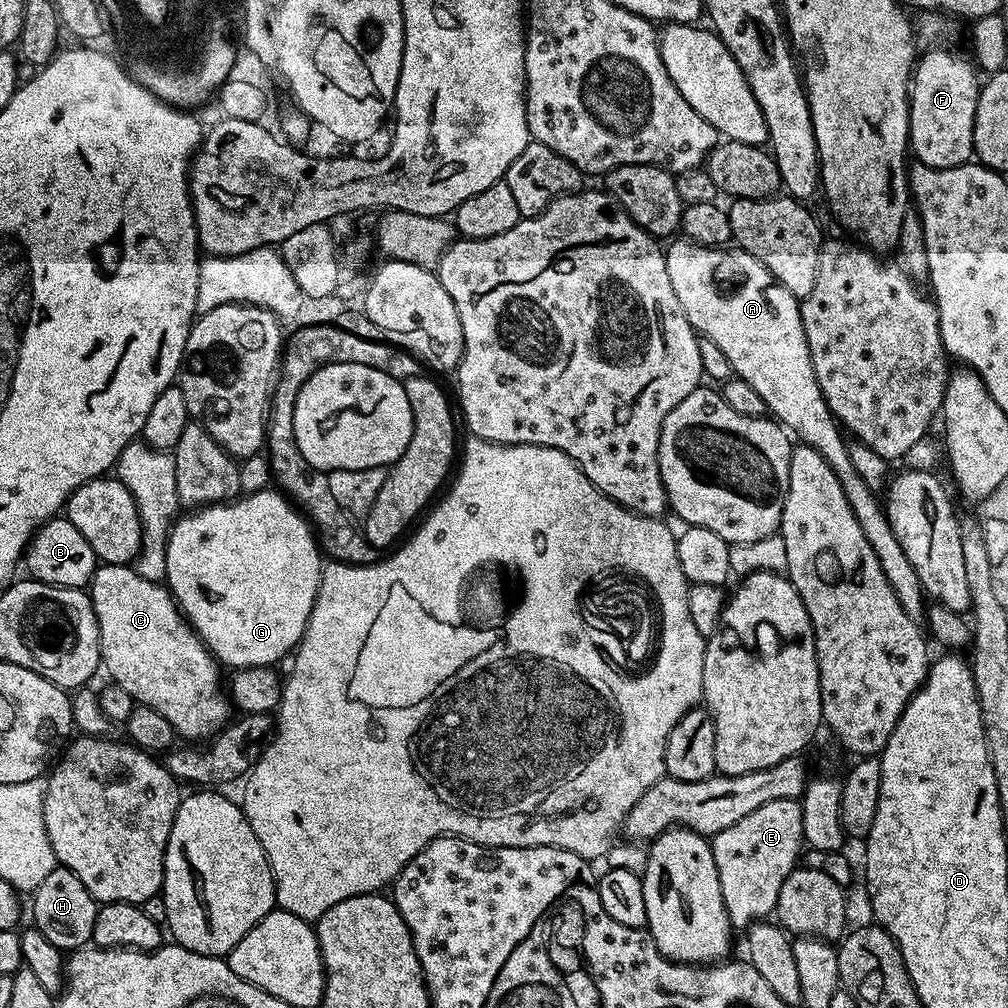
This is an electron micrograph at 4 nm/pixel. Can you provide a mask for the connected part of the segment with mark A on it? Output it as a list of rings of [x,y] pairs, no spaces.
[[[683,238],[673,239],[669,244],[672,245],[667,245],[666,248],[666,270],[670,274],[670,286],[674,286],[674,294],[678,294],[678,302],[682,302],[682,310],[692,327],[703,339],[714,342],[714,346],[718,346],[718,350],[726,354],[733,373],[750,382],[754,390],[758,390],[762,402],[766,402],[768,412],[799,443],[818,450],[818,454],[826,458],[826,466],[830,466],[838,482],[842,482],[842,490],[846,494],[846,500],[850,502],[850,510],[854,510],[854,518],[858,518],[858,526],[862,526],[862,534],[866,534],[866,542],[870,542],[870,550],[874,550],[874,558],[878,558],[878,566],[882,566],[882,574],[886,574],[886,582],[890,582],[890,590],[894,590],[898,606],[906,610],[911,620],[923,621],[926,616],[926,593],[922,582],[918,582],[918,574],[914,574],[910,558],[906,558],[898,538],[894,538],[881,497],[872,492],[863,481],[862,475],[854,470],[847,452],[849,441],[828,408],[826,398],[818,386],[818,378],[814,378],[814,366],[810,362],[810,350],[806,346],[806,334],[800,317],[800,300],[790,294],[786,286],[779,284],[770,274],[770,270],[762,266],[762,262],[758,262],[758,258],[743,252],[738,246],[704,248],[701,244],[694,244]]]

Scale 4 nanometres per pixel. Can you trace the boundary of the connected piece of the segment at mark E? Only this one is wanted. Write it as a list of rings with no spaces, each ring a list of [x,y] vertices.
[[[800,801],[766,802],[766,806],[758,806],[758,810],[746,814],[746,818],[722,830],[722,834],[711,837],[710,843],[733,929],[746,930],[754,923],[767,921],[776,911],[782,882],[786,882],[802,856],[804,835]]]

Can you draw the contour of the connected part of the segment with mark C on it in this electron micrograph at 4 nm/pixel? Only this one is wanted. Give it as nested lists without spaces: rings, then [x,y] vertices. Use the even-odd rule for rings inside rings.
[[[100,564],[92,575],[90,597],[97,616],[102,668],[112,675],[111,683],[126,690],[136,704],[158,710],[174,726],[177,737],[188,739],[185,741],[207,741],[229,723],[230,702],[222,689],[221,665],[193,632],[163,583],[142,578],[135,567],[127,564]]]

